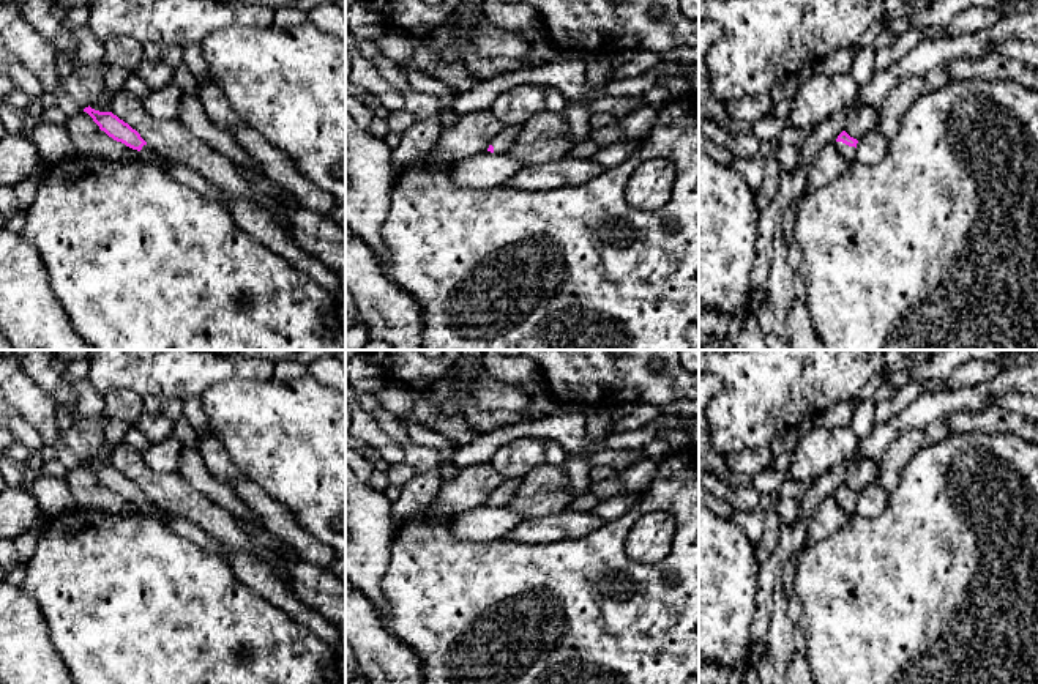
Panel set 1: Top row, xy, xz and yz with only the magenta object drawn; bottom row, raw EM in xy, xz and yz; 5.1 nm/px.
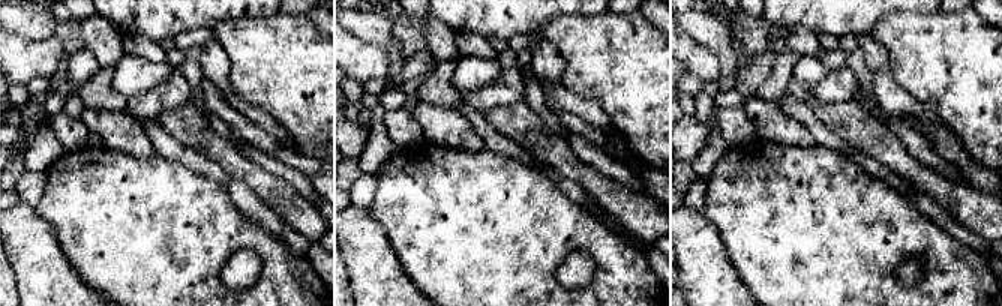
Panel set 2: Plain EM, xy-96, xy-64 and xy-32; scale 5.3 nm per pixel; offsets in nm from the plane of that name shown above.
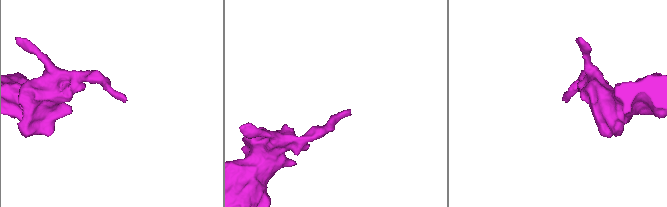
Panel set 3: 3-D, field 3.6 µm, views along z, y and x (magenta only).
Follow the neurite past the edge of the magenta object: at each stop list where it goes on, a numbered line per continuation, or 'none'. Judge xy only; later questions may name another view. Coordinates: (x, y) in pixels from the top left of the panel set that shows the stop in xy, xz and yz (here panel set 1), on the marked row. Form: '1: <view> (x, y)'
1: xy (149, 155)

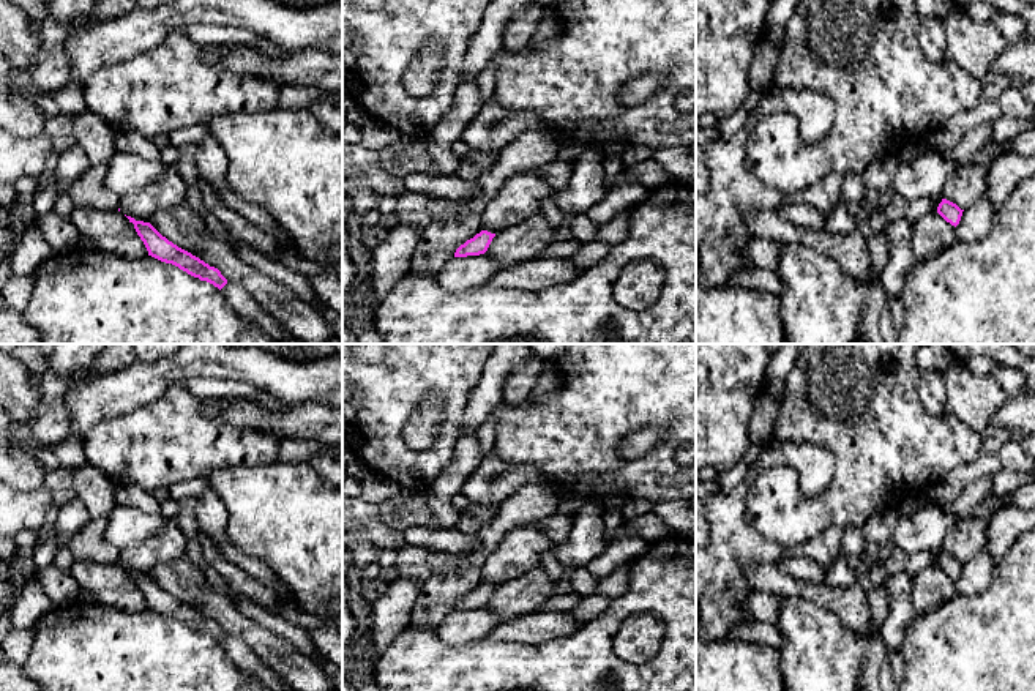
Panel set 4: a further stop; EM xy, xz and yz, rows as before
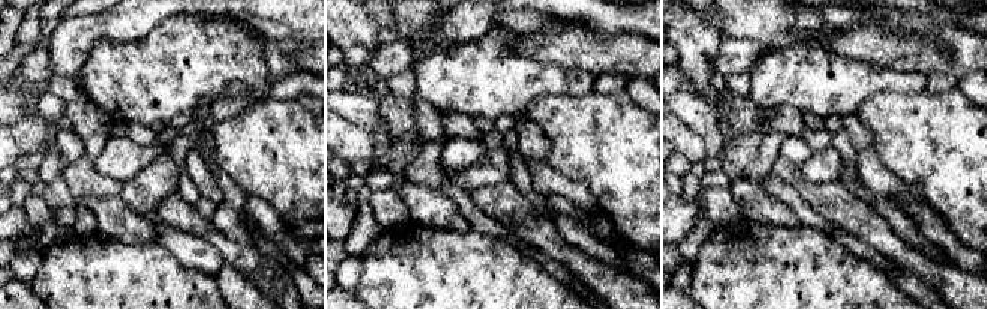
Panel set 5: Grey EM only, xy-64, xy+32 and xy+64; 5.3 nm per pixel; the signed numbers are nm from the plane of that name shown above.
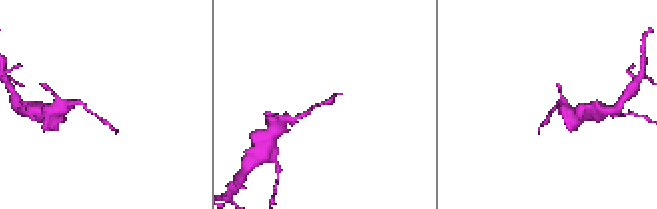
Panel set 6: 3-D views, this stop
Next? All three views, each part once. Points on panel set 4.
none

